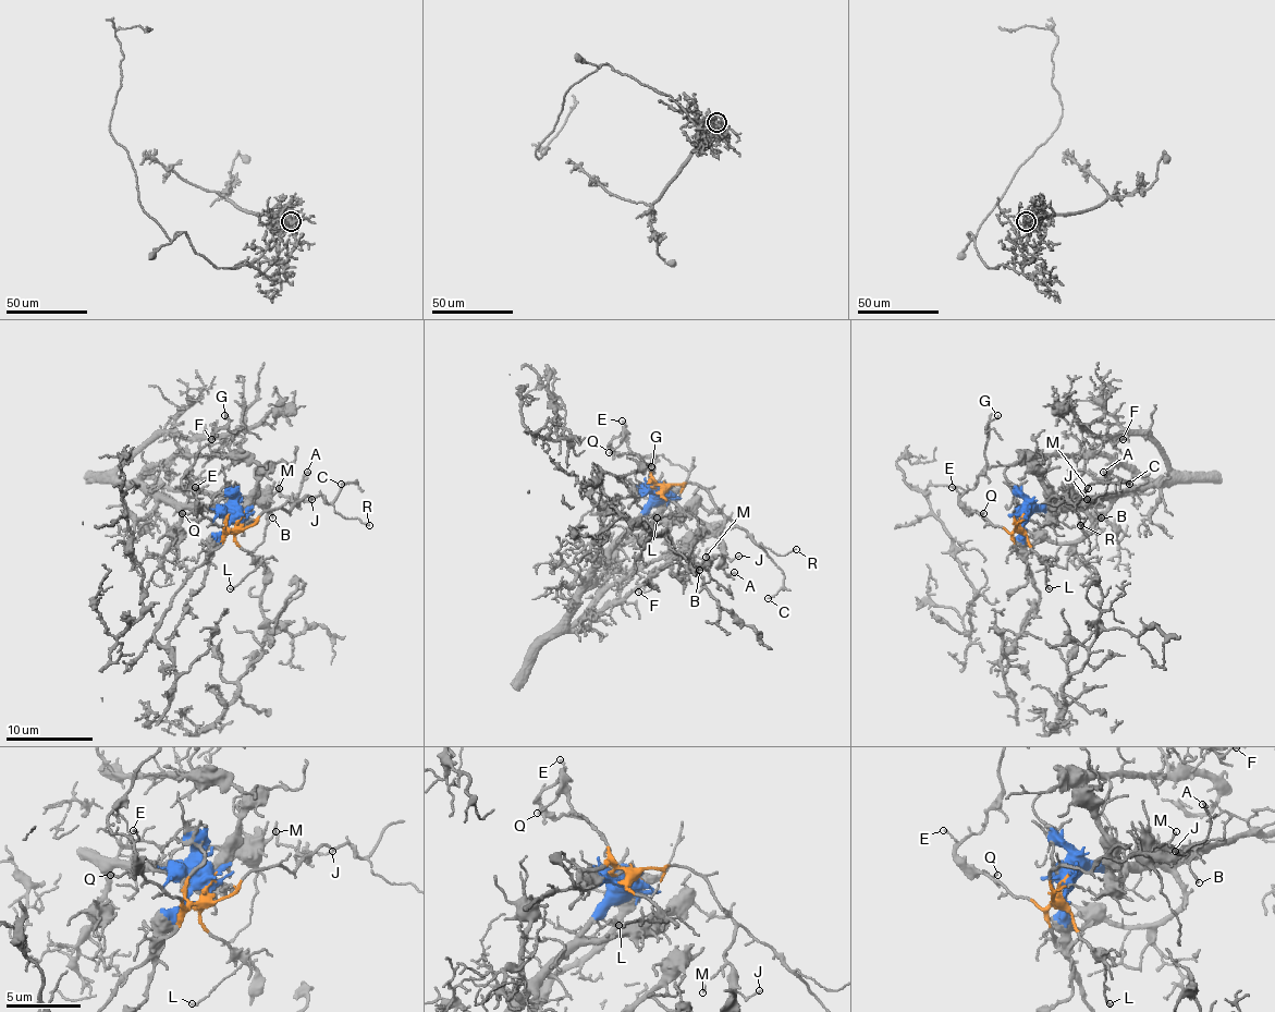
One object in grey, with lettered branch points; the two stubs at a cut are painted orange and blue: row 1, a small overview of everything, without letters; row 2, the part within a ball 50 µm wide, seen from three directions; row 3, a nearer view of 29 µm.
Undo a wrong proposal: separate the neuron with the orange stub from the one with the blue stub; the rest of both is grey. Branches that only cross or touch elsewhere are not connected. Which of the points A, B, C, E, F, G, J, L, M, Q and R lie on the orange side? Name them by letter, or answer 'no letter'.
A, C, E, G, J, L, M, Q, R

